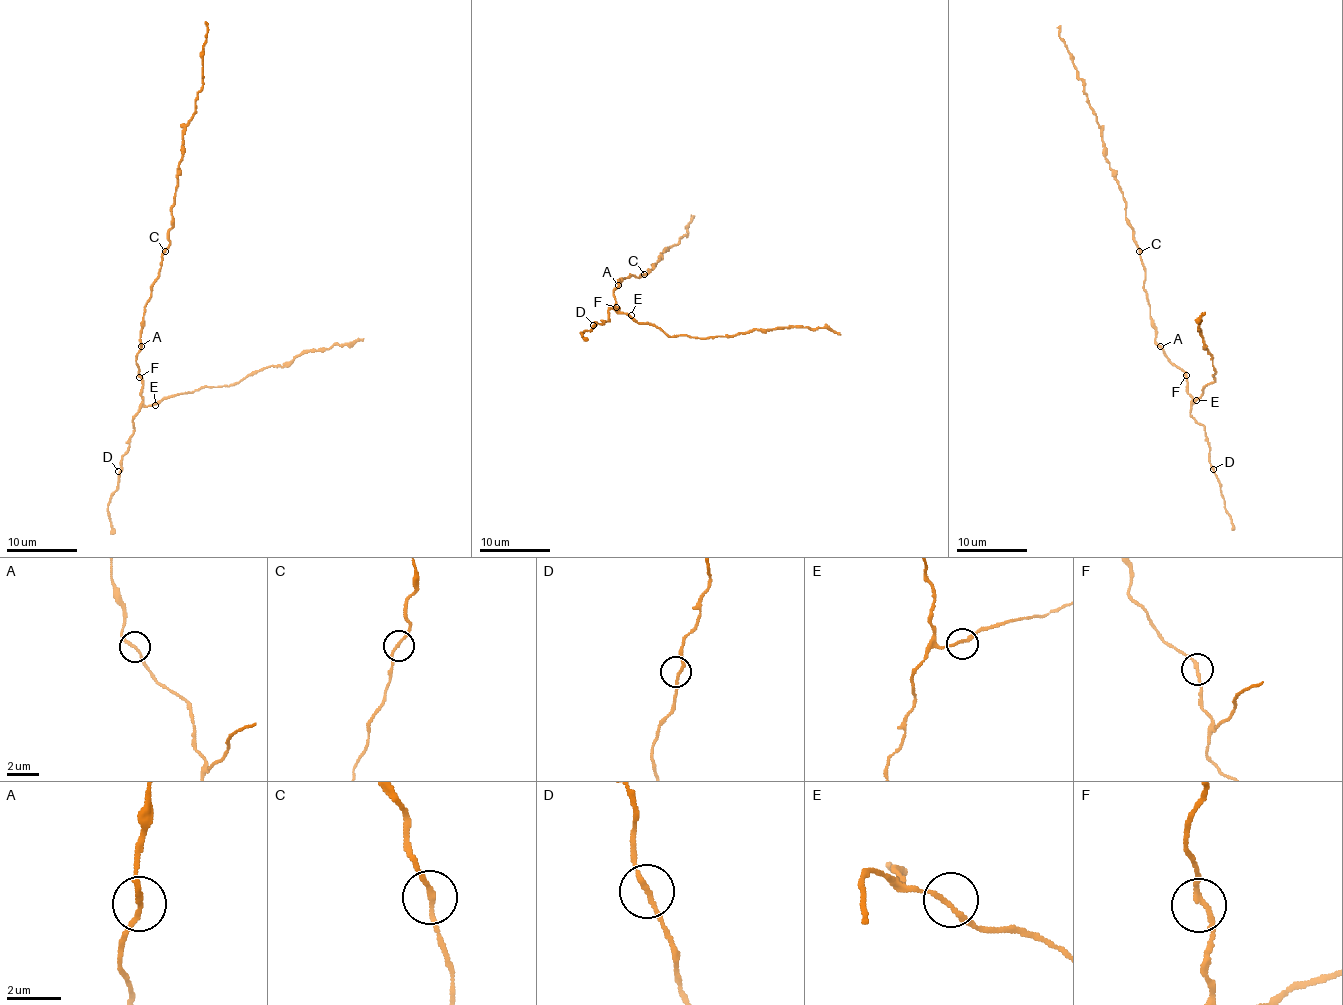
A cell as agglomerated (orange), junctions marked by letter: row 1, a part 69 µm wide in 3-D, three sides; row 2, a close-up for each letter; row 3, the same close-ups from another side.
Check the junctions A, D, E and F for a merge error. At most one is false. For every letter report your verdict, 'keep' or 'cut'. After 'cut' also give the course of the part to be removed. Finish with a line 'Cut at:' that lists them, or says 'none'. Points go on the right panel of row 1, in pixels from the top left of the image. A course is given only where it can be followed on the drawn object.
A: keep
D: keep
E: keep
F: keep
Cut at: none

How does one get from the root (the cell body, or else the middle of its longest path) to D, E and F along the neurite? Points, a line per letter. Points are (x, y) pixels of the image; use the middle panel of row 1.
D: (620, 280), (612, 293), (619, 310), (609, 309), (607, 320), (593, 325)
E: (620, 280), (612, 293), (616, 306), (620, 314), (631, 315)
F: (620, 280), (612, 293), (616, 307)

